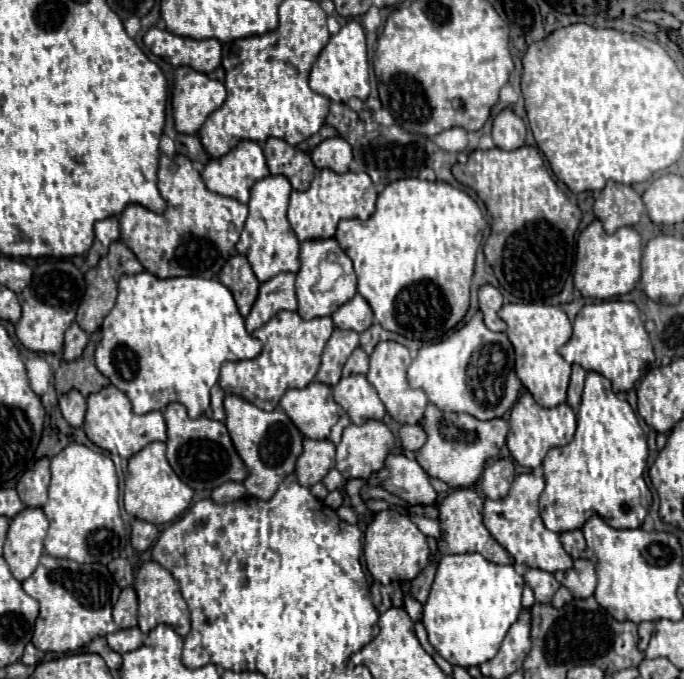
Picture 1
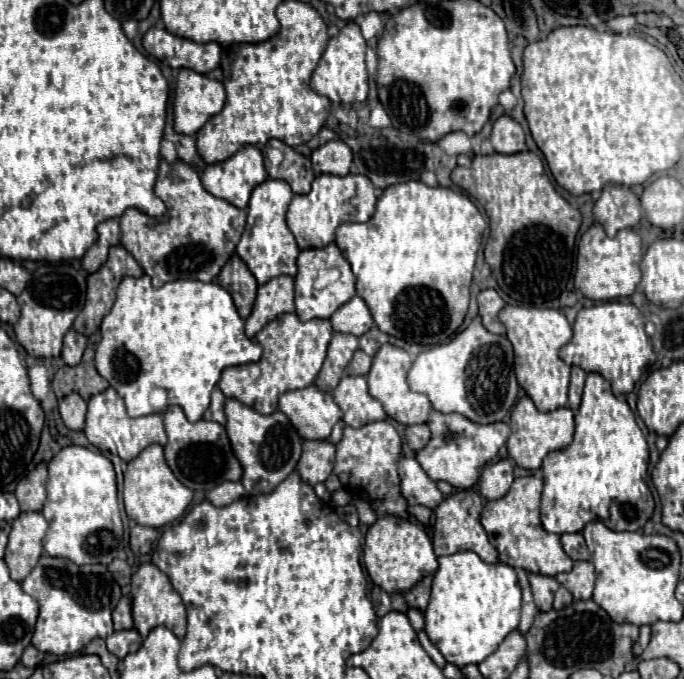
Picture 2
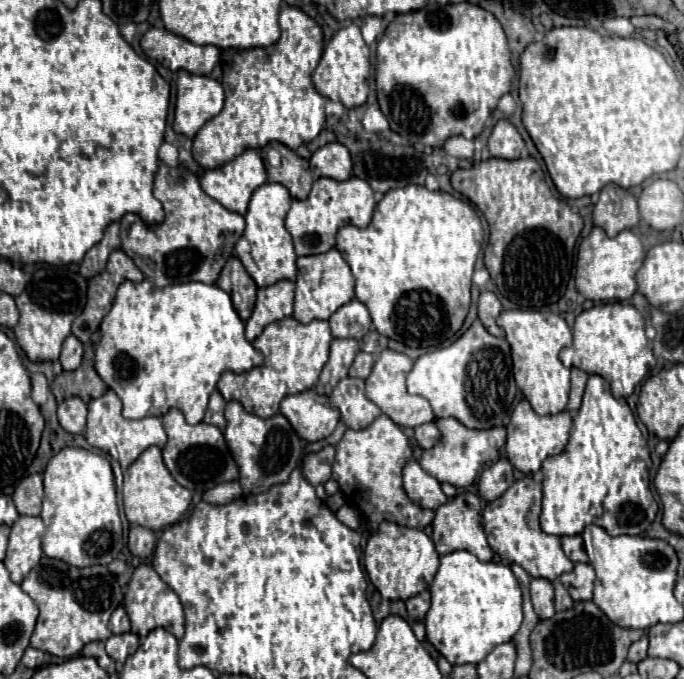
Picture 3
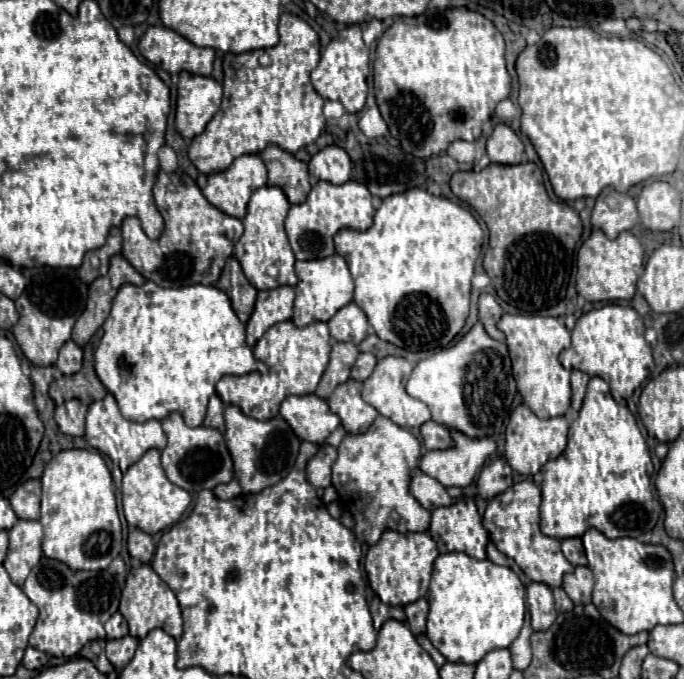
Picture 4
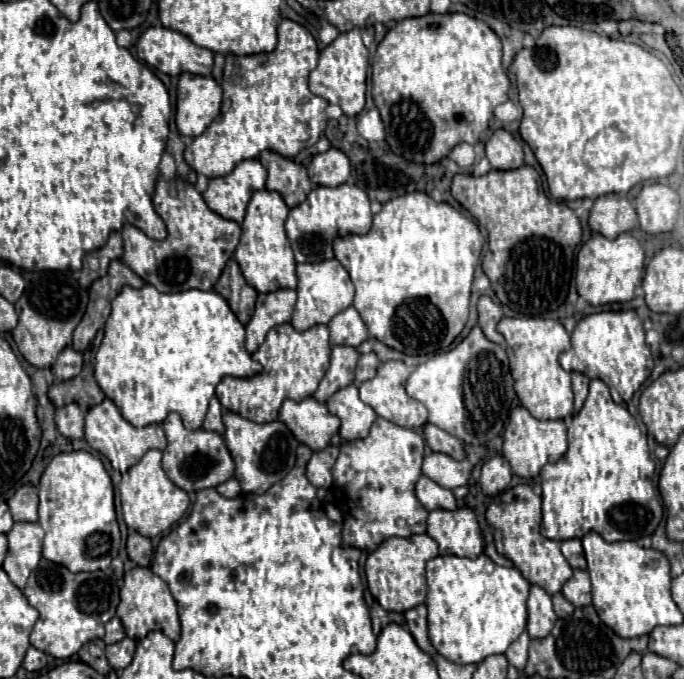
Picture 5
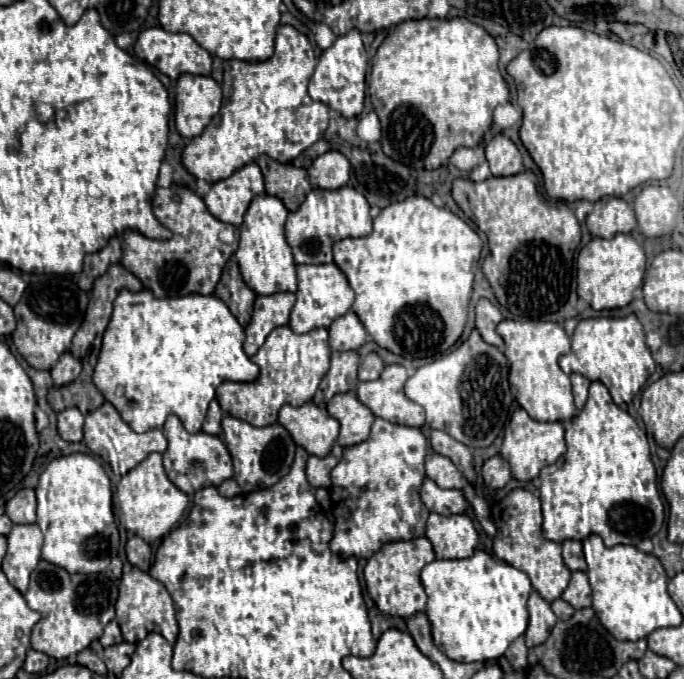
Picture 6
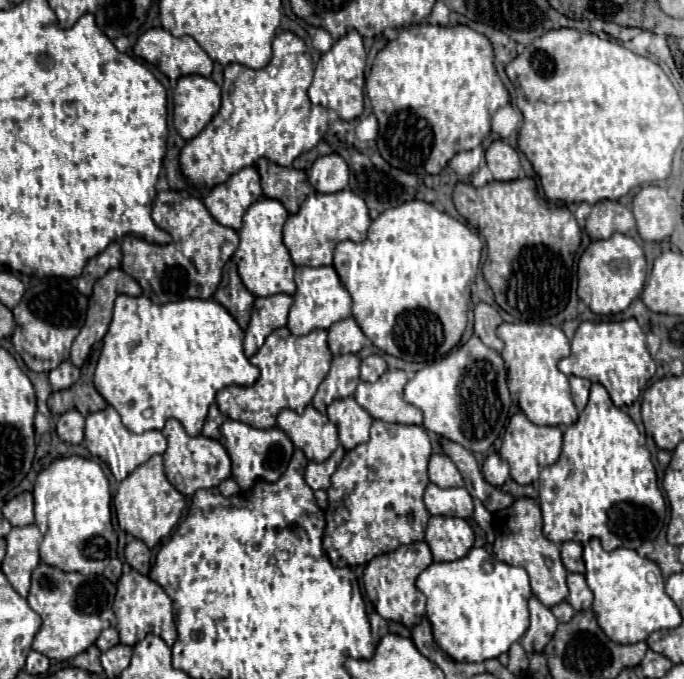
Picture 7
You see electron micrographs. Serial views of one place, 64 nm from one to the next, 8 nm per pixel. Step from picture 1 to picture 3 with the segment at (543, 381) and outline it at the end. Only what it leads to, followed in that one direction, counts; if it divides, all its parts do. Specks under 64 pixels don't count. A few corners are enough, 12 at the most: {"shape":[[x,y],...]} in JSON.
{"shape":[[504,310],[518,388],[540,416],[566,410],[572,344],[554,312]]}

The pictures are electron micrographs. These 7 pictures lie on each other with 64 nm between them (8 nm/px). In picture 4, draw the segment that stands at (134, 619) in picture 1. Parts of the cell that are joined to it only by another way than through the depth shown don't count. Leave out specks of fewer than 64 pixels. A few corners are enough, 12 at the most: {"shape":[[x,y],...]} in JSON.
{"shape":[[120,612],[106,624],[106,638],[114,640],[128,634],[128,624]]}

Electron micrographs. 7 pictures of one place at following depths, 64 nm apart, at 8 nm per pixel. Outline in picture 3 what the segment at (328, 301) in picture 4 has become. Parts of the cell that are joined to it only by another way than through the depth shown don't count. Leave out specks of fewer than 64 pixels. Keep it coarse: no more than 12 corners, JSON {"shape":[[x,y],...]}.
{"shape":[[342,254],[296,260],[294,318],[328,320],[354,298]]}

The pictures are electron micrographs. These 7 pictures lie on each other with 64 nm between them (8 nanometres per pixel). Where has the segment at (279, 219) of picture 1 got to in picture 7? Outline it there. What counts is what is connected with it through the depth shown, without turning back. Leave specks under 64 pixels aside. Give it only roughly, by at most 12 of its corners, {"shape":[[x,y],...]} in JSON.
{"shape":[[256,200],[234,262],[254,296],[294,294],[286,208]]}

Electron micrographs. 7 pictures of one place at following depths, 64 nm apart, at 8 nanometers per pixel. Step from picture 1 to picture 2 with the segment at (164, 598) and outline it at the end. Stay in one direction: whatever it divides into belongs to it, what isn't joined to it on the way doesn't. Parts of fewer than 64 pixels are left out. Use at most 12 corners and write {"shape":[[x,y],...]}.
{"shape":[[154,564],[132,576],[134,628],[160,624],[180,640],[186,608]]}

